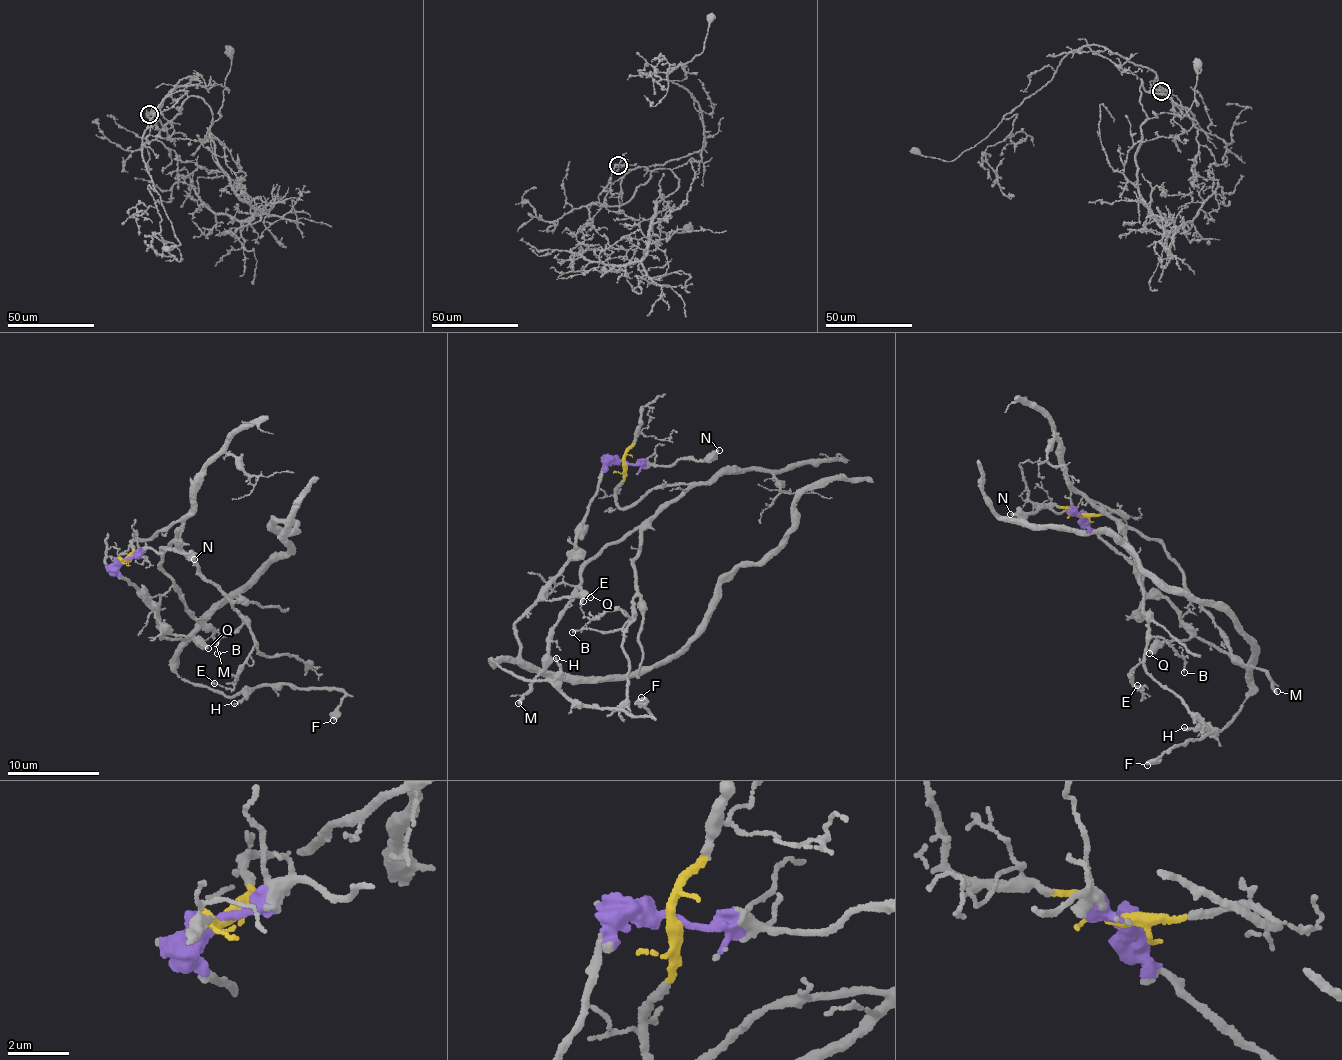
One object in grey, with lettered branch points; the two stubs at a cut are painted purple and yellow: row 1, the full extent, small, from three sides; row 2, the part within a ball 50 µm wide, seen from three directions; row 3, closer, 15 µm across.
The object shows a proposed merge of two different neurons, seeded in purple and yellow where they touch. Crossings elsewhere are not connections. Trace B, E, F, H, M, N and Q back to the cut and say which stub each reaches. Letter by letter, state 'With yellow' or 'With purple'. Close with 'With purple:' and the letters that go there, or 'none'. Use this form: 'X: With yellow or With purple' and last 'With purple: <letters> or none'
B: With yellow
E: With yellow
F: With purple
H: With purple
M: With yellow
N: With purple
Q: With purple
With purple: F, H, N, Q

